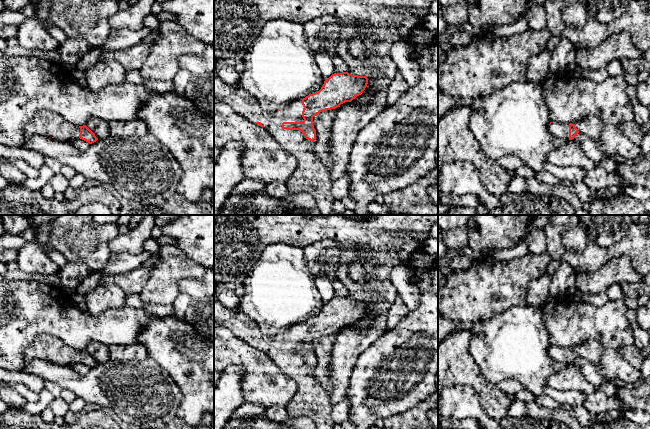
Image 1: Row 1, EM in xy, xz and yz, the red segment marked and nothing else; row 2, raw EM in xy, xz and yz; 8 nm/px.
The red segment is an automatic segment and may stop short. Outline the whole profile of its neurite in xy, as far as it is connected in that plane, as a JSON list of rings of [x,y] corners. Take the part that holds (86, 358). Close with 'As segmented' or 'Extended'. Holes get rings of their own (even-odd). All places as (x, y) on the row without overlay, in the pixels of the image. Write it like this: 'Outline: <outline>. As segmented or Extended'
Outline: [[[49,334],[37,336],[24,352],[24,361],[26,364],[36,358],[54,361],[61,365],[80,362],[89,368],[98,364],[86,349],[77,350],[69,347],[60,339]]]. Extended

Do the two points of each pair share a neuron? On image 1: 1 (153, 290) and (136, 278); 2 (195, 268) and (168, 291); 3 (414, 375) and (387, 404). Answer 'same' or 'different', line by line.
1: different
2: same
3: same

